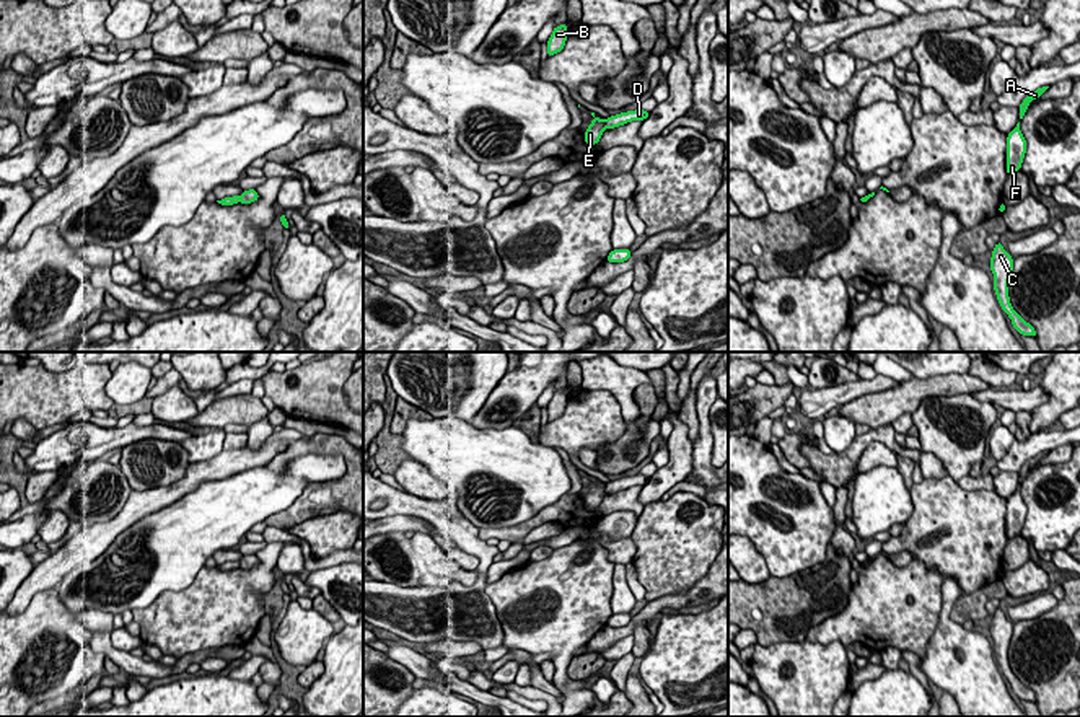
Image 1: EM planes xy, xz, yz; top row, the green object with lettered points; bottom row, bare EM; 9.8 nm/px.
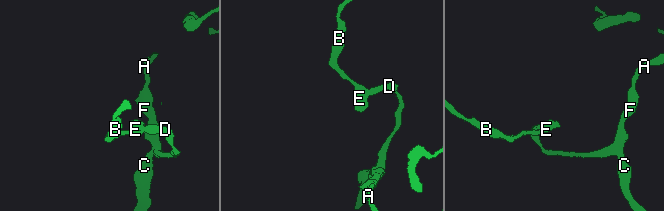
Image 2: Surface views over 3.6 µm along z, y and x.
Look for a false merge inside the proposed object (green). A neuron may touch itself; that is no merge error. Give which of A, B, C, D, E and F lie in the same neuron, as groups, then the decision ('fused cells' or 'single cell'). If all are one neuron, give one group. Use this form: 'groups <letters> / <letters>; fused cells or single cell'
groups A C D F / B E; fused cells

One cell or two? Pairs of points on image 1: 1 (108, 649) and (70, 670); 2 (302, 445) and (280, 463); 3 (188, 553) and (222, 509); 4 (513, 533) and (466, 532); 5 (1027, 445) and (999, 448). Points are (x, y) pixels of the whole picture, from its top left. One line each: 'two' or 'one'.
1: two
2: one
3: one
4: two
5: two

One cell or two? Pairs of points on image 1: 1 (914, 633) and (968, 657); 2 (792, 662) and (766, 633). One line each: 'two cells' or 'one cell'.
1: two cells
2: two cells

